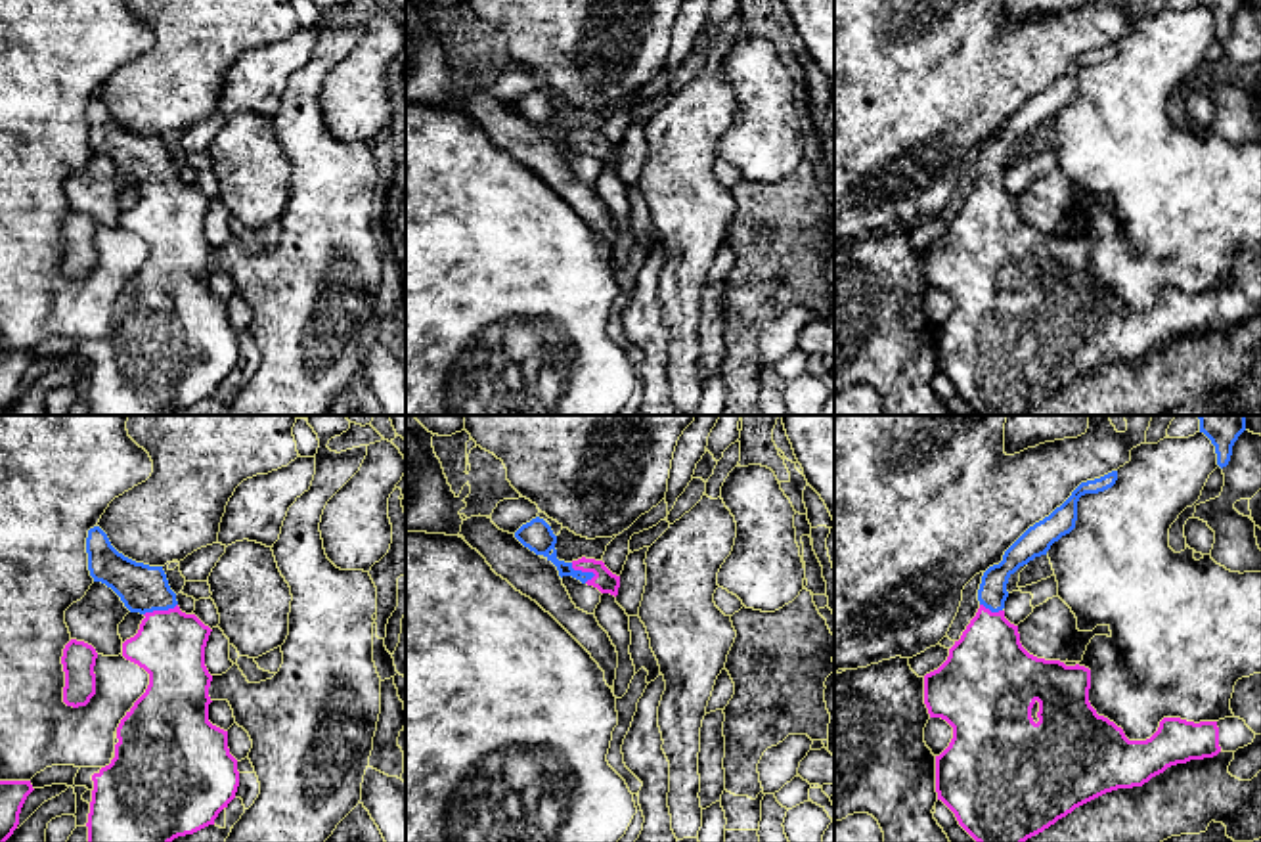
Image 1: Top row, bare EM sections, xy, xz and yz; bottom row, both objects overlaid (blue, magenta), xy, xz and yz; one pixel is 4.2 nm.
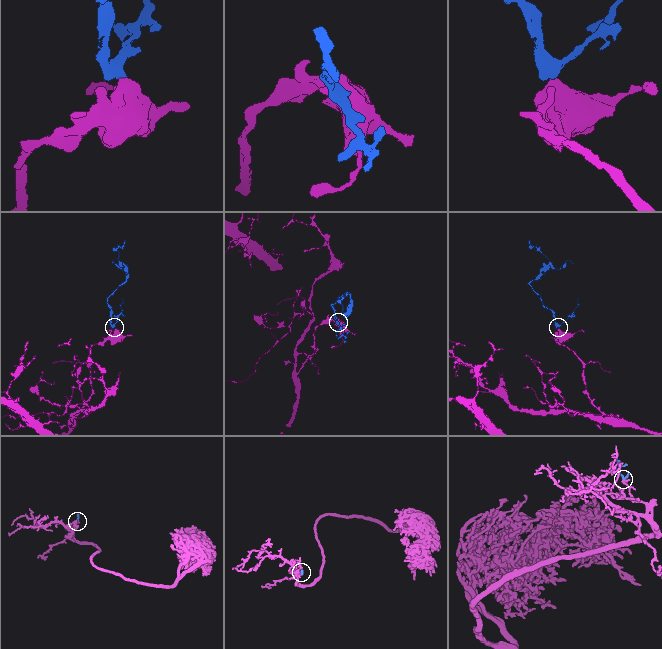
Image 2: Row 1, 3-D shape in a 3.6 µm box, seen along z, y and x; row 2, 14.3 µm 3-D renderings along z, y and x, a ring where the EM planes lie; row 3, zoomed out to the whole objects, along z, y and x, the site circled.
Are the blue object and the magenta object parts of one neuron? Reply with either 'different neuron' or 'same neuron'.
same neuron

